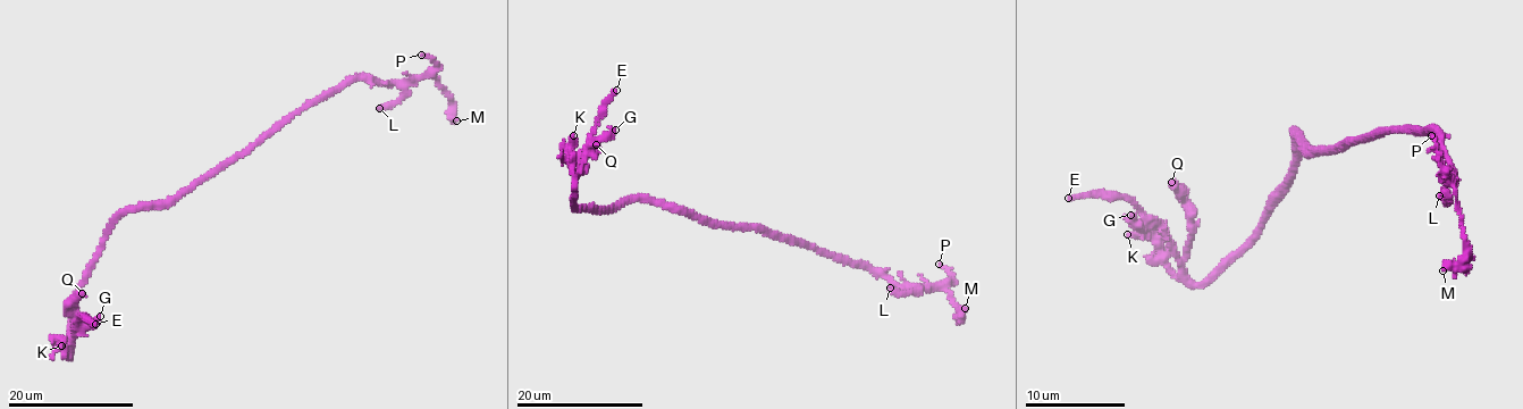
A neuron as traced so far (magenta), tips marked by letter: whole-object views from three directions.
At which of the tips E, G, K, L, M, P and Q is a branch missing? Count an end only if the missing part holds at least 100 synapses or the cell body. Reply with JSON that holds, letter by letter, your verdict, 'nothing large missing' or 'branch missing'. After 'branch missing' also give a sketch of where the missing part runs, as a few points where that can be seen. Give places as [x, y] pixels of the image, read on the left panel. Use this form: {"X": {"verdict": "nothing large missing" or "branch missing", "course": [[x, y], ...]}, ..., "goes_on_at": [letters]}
{"E": {"verdict": "branch missing", "course": [[95, 324], [121, 351], [141, 364], [150, 362], [167, 341], [173, 325]]}, "G": {"verdict": "nothing large missing"}, "K": {"verdict": "nothing large missing"}, "L": {"verdict": "nothing large missing"}, "M": {"verdict": "nothing large missing"}, "P": {"verdict": "nothing large missing"}, "Q": {"verdict": "nothing large missing"}, "goes_on_at": ["E"]}

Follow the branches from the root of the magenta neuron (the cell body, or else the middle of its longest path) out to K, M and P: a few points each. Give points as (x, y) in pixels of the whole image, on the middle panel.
K: (699, 217), (640, 200), (611, 211), (586, 207), (579, 209), (573, 194), (573, 135)
M: (699, 217), (760, 231), (860, 263), (885, 273), (899, 285), (944, 288), (960, 316), (965, 308)
P: (699, 217), (760, 231), (860, 263), (885, 273), (899, 285), (931, 288), (948, 283), (951, 274), (939, 264)

